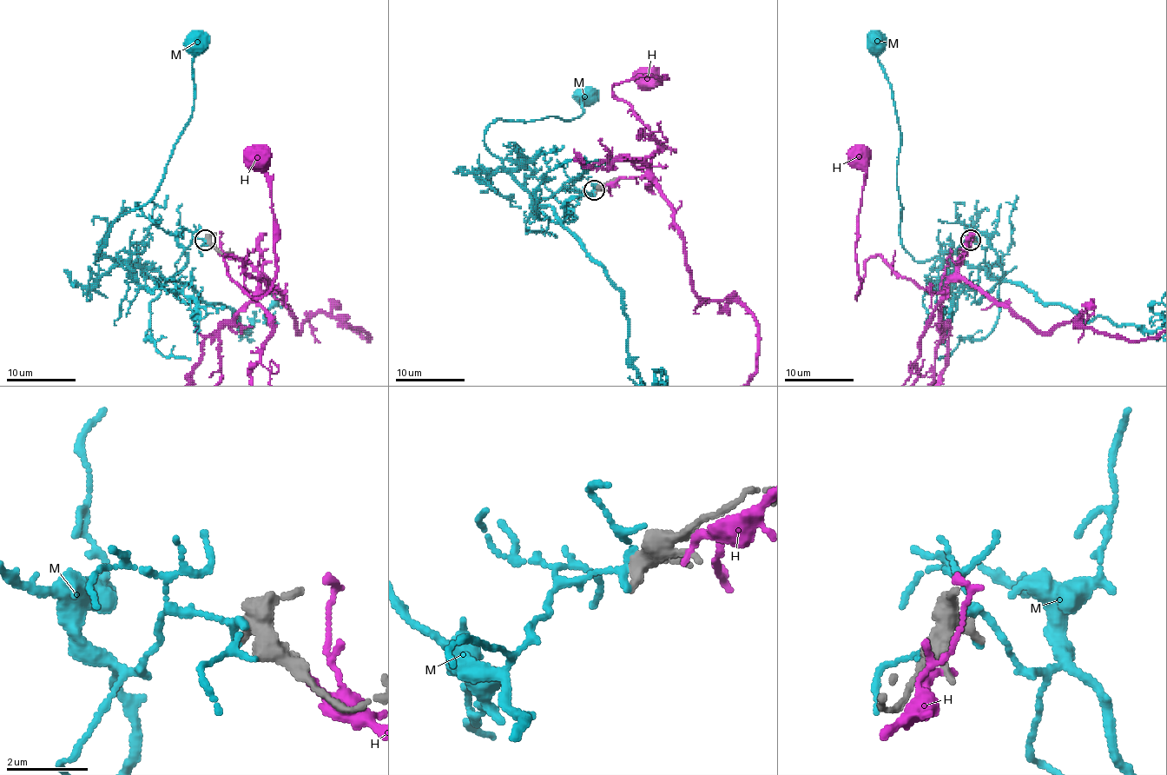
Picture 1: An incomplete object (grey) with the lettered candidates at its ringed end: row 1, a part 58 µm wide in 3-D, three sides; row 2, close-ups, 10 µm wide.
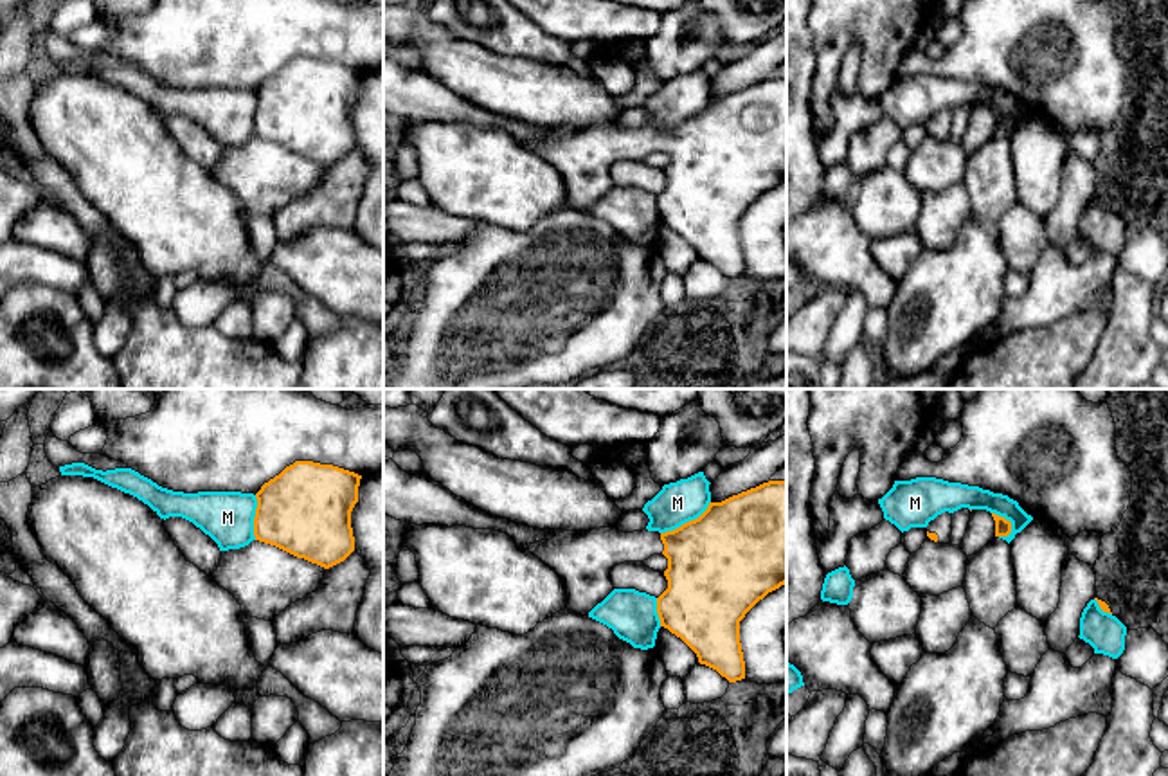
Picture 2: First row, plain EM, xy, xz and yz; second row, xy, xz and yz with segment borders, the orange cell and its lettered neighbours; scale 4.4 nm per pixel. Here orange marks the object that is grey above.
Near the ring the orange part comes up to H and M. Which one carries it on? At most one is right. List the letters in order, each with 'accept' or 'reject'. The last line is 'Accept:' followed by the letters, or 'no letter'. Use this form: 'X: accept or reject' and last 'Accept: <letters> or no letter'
H: reject
M: reject
Accept: no letter

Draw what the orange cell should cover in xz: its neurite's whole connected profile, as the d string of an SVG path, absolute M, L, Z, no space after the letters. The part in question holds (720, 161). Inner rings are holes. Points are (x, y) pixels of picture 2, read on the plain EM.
M768 77L722 99L709 99L698 115L673 128L545 126L545 135L533 139L527 148L562 175L567 205L581 212L588 212L614 187L610 167L615 162L664 151L668 185L657 194L660 223L680 234L700 261L736 279L745 275L740 218L759 196L786 180L786 77Z

